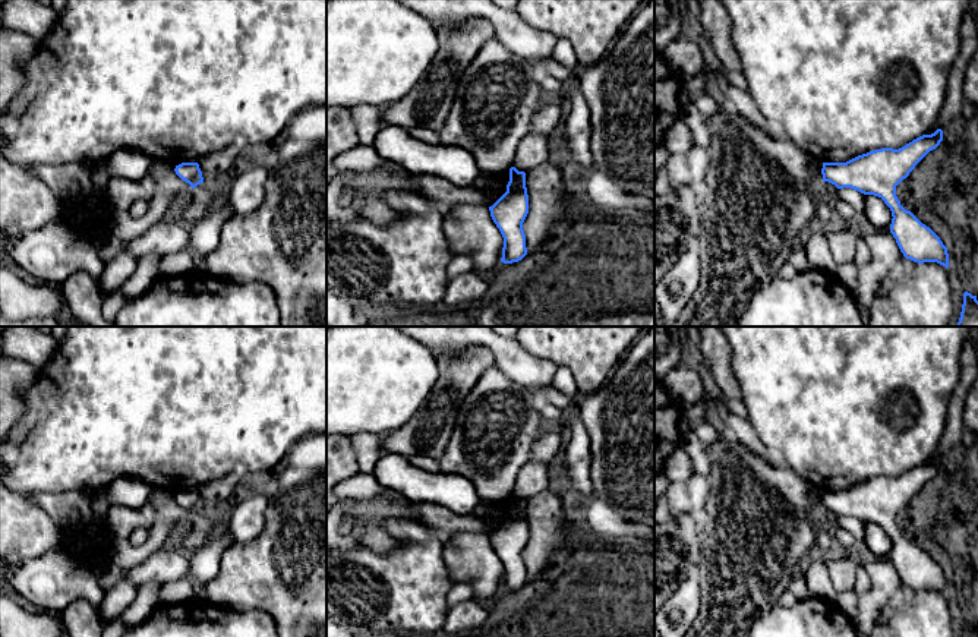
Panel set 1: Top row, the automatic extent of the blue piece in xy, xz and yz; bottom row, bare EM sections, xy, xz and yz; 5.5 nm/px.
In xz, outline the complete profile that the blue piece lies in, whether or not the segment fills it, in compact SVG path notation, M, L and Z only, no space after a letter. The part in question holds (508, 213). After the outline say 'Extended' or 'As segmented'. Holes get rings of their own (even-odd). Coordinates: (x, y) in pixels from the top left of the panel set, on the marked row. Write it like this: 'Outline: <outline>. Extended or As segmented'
Outline: M509 168L507 192L489 206L490 217L504 237L501 262L512 264L527 255L523 223L529 214L526 173Z. As segmented

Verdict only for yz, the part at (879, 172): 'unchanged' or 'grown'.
unchanged

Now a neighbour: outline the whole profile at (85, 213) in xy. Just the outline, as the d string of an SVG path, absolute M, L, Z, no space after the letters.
M92 193L81 201L61 202L60 201L60 218L64 215L67 220L76 223L83 228L89 239L100 233L98 226L104 226L102 233L113 234L113 215L104 221L100 220L100 214L104 211L102 202Z

